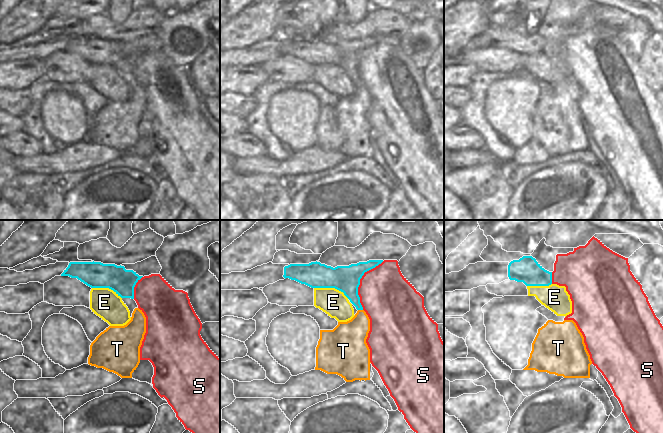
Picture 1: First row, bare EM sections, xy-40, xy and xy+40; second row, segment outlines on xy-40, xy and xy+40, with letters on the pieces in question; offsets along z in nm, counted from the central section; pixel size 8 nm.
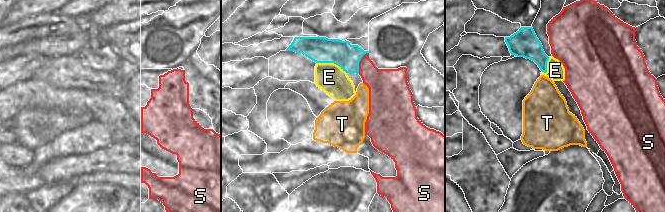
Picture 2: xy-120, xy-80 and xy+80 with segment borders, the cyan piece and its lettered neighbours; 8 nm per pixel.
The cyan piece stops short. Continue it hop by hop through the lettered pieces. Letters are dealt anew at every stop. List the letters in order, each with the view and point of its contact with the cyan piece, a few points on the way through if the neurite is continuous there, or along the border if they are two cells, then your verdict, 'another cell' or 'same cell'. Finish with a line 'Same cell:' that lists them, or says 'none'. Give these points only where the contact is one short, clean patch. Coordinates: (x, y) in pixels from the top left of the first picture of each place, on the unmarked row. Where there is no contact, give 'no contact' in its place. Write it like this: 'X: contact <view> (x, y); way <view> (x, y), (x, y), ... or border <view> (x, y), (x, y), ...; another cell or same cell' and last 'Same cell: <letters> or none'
E: contact xy (331, 63); same cell
S: contact xy (359, 58); another cell
T: contact xy (360, 85); another cell
Same cell: E

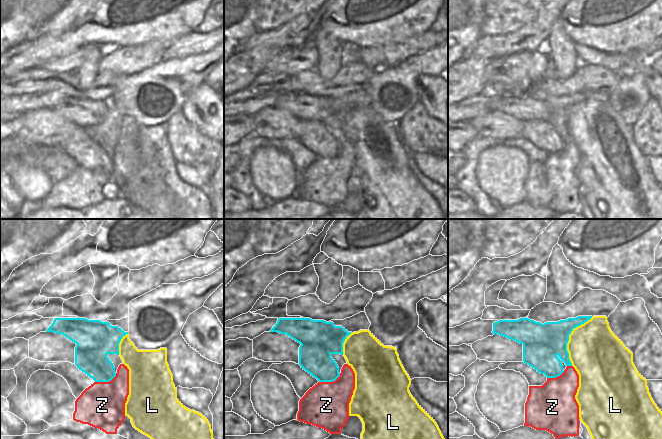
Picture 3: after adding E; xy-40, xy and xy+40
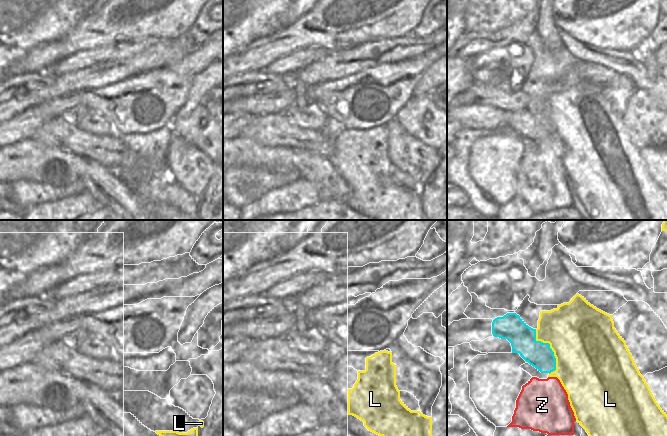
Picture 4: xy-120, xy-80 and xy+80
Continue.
L: contact xy+40 (568, 114); another cell
Z: contact xy-40 (106, 157); another cell
Same cell: none

